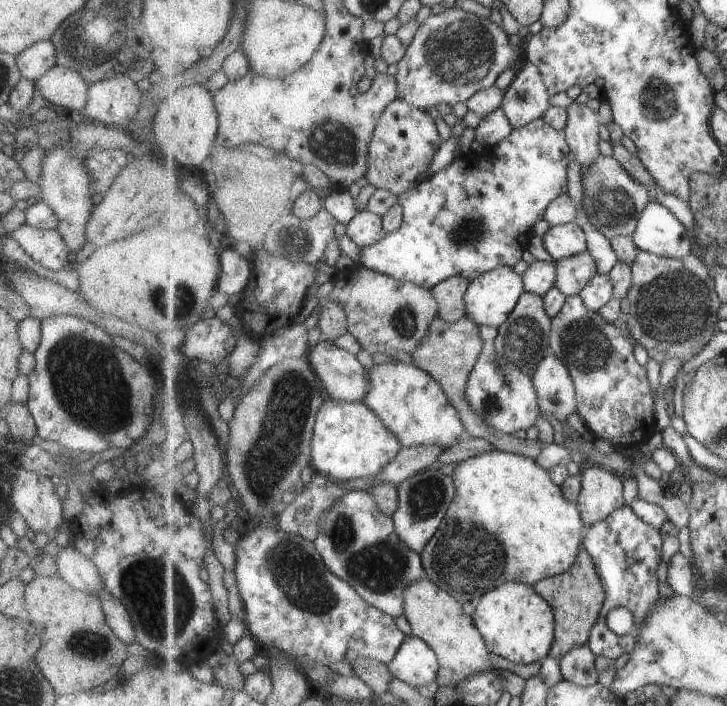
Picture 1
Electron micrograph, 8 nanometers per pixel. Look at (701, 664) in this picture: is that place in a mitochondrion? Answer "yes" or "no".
no

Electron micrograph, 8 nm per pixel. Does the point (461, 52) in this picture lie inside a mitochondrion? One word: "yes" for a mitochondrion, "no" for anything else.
yes

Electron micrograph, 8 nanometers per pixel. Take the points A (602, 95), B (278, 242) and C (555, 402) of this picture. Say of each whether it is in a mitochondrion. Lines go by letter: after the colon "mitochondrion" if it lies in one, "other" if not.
A: other
B: mitochondrion
C: mitochondrion

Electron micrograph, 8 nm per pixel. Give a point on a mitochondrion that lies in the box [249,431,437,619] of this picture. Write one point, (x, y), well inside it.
(380, 568)

